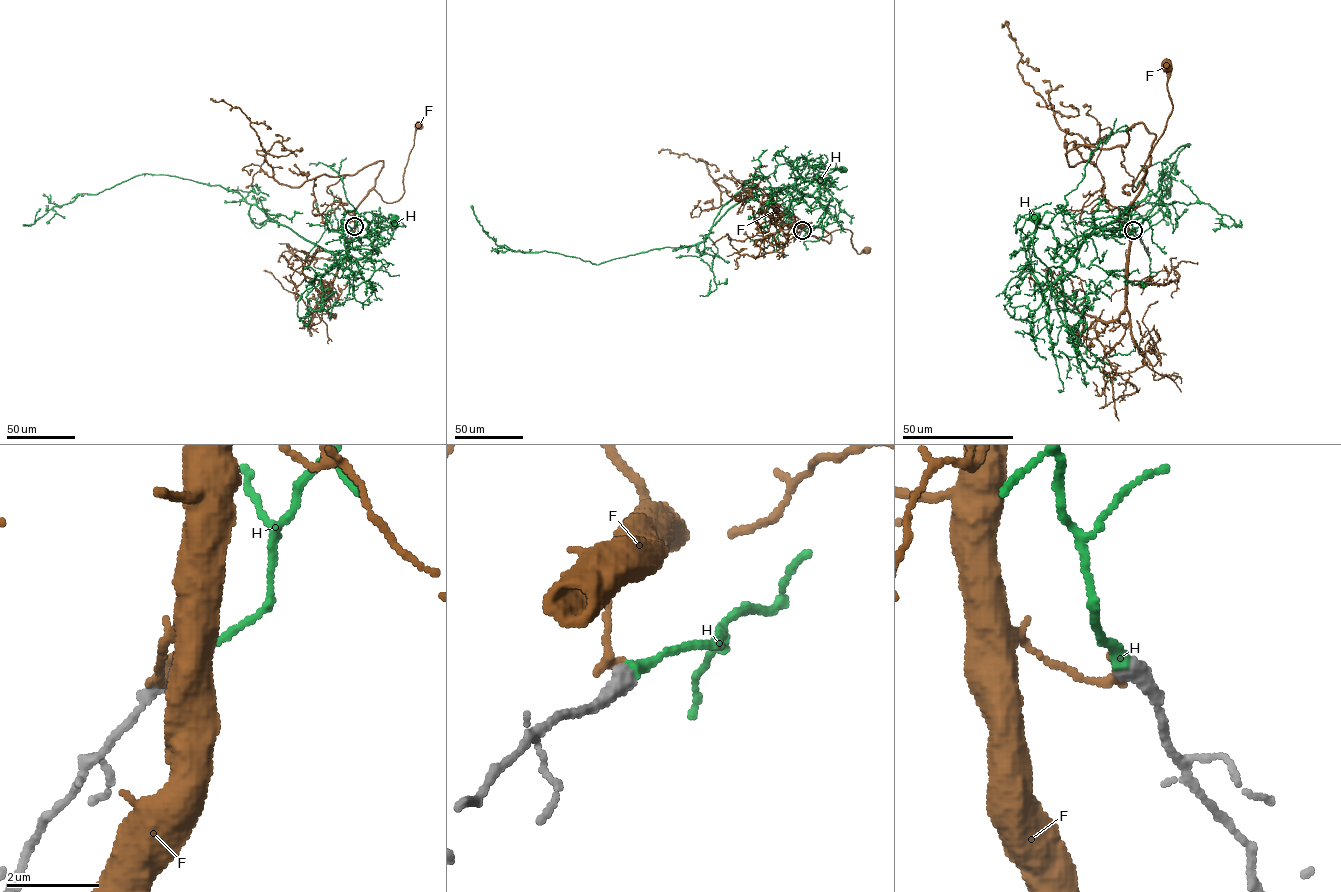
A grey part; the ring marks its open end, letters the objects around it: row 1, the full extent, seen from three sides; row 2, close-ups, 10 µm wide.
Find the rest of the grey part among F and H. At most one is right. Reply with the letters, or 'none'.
H

